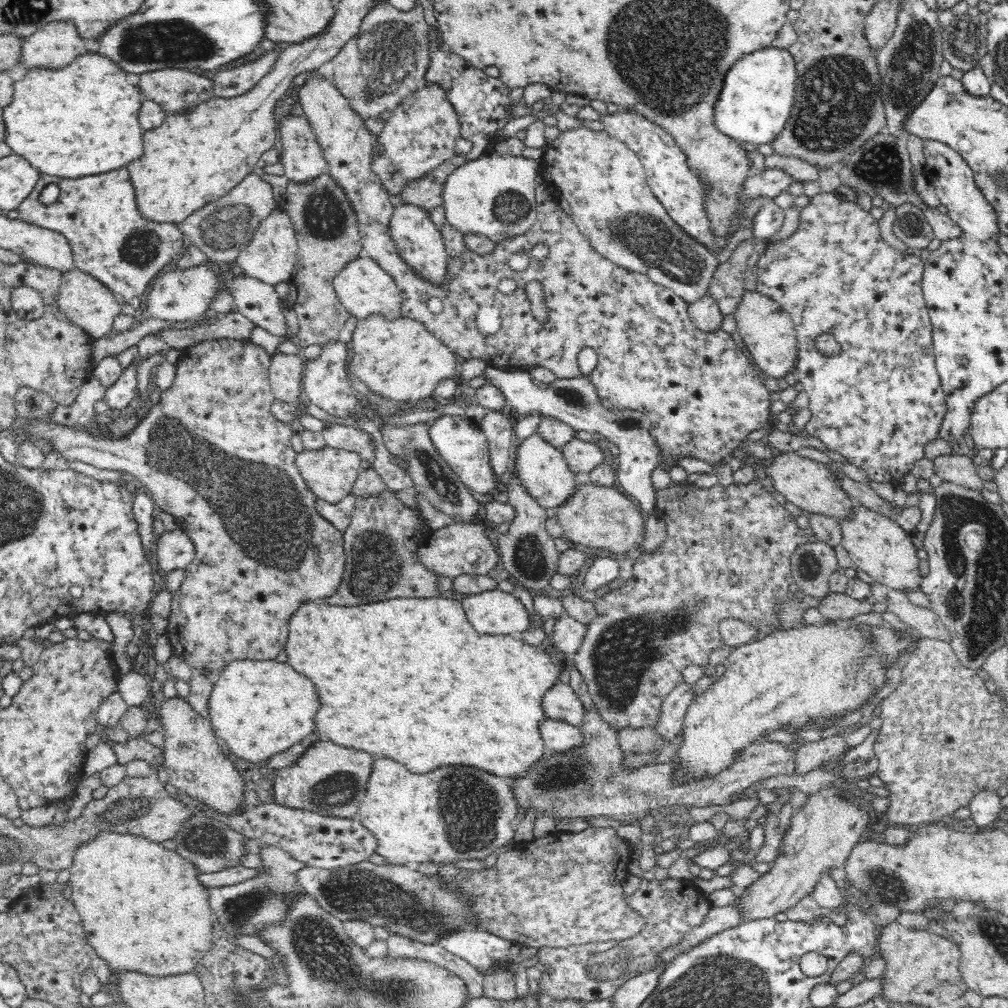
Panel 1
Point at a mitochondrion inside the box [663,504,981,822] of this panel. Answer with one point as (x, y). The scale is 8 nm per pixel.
(809, 566)

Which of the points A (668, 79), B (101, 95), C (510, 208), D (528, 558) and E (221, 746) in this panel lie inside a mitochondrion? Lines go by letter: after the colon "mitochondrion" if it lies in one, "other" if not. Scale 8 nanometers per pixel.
A: mitochondrion
B: other
C: mitochondrion
D: mitochondrion
E: other

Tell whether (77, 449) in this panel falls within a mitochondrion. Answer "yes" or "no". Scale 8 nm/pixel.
no

